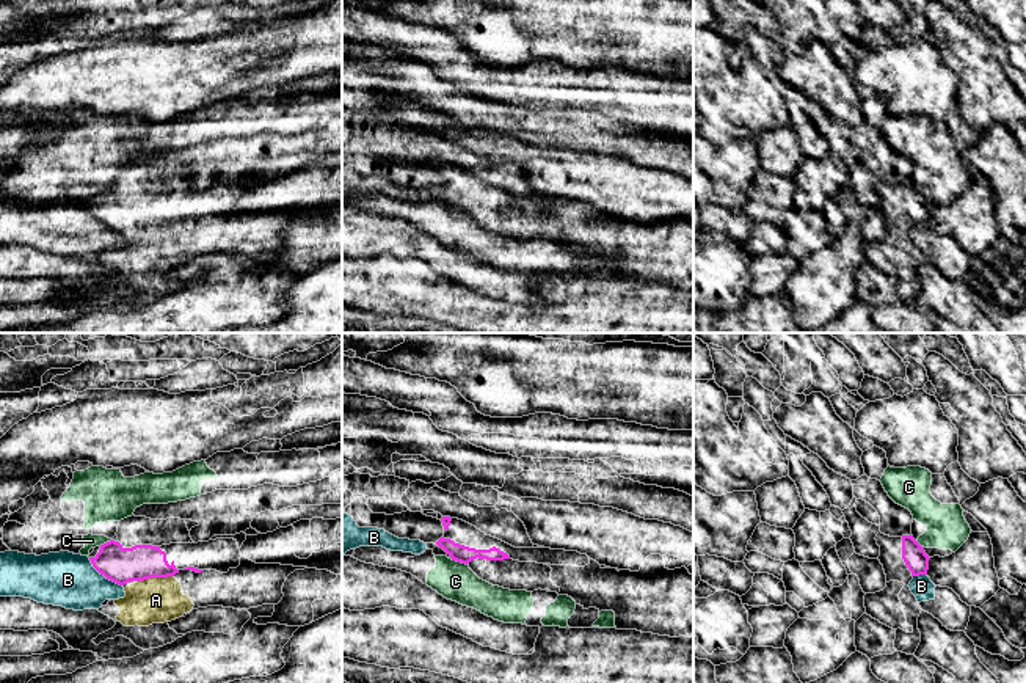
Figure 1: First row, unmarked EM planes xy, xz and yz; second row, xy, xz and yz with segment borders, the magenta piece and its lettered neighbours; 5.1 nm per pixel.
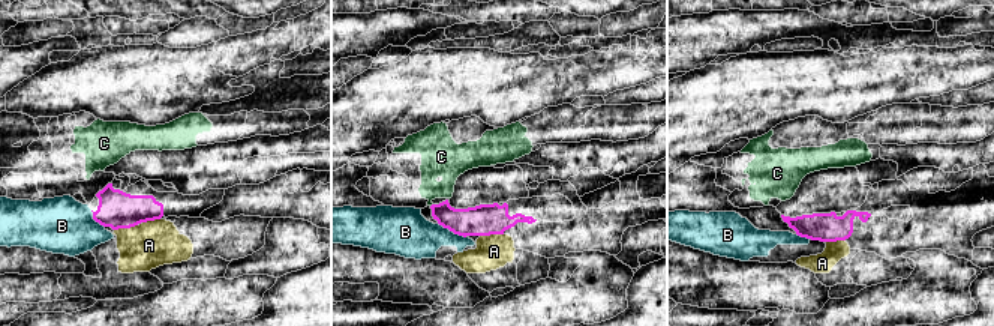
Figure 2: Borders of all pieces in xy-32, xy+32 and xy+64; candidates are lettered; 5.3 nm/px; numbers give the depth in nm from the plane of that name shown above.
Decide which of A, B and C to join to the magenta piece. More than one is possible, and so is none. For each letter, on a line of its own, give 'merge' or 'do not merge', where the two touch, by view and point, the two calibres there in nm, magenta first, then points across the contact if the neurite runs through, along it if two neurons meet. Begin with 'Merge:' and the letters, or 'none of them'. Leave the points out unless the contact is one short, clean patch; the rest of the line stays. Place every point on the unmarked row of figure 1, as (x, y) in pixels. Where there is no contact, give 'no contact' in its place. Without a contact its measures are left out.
Merge: A
A: merge; meets magenta in xy at (156, 225); 190 nm thick on the magenta side, 240 nm on the other
B: do not merge; meets magenta in xy at (104, 223); 190 nm thick on the magenta side, 280 nm on the other; border along xy (88, 206), (101, 222), (121, 234)
C: do not merge; meets magenta in xz at (458, 209); 90 nm thick on the magenta side, 200 nm on the other; border along xz (451, 208), (466, 214)

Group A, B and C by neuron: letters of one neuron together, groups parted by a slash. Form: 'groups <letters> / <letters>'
groups A / B / C

